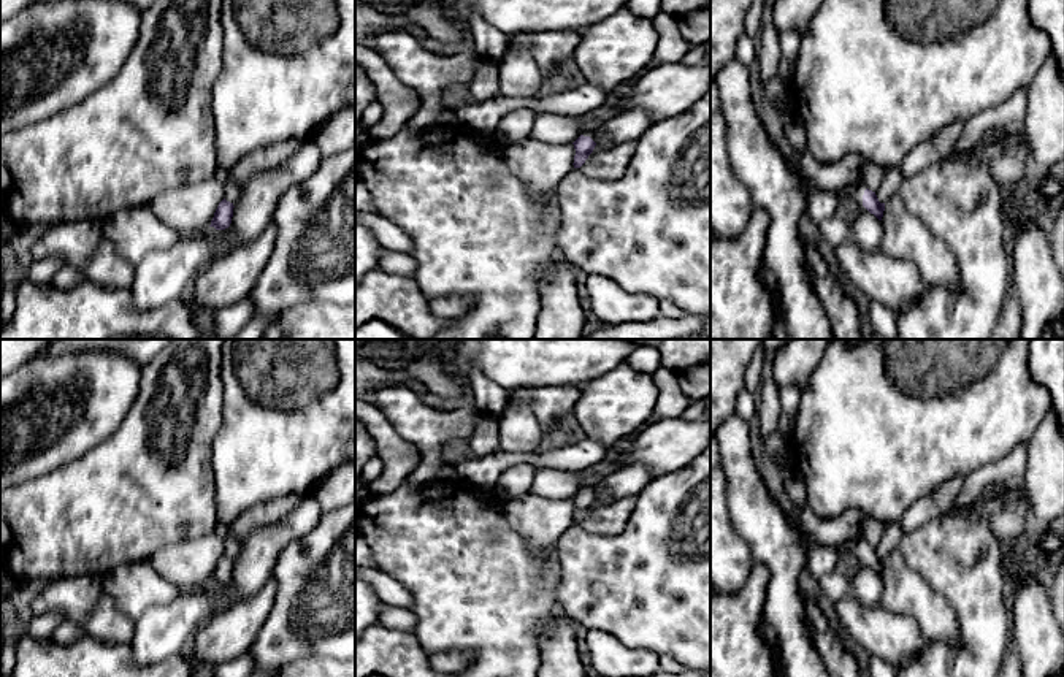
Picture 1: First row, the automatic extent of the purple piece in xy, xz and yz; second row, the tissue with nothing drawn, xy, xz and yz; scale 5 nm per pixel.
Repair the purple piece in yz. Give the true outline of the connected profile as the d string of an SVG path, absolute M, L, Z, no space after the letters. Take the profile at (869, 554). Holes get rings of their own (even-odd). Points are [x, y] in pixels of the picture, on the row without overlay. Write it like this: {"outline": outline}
{"outline": "M848 542L844 545L844 550L853 552L863 557L863 561L874 569L878 576L883 572L885 558L880 558L875 547L864 544L864 542Z"}

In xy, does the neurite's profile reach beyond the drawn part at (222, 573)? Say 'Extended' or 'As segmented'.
As segmented

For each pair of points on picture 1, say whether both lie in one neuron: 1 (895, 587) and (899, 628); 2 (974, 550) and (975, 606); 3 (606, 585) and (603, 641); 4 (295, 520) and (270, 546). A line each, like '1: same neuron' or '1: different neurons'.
1: different neurons
2: same neuron
3: different neurons
4: same neuron

